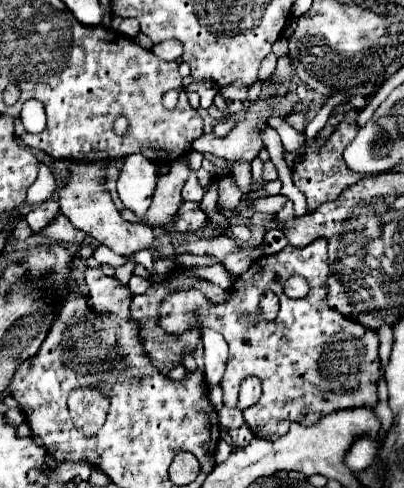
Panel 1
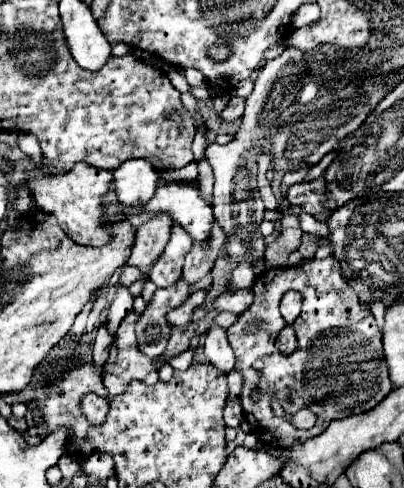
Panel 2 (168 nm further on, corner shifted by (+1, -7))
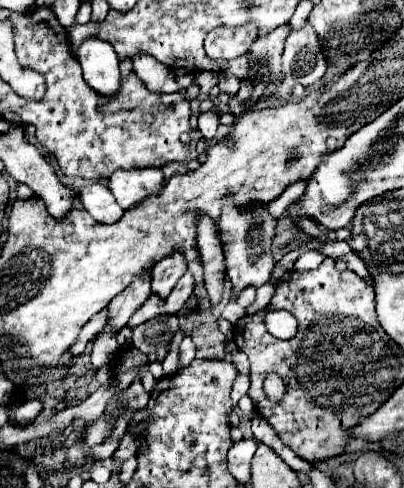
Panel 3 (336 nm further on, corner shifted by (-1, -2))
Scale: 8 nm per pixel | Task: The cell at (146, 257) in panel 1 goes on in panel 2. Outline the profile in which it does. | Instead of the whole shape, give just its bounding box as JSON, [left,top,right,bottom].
[150,226,192,288]

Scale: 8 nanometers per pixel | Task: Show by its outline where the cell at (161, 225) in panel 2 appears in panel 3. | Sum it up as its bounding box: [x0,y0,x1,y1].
[108,271,150,329]

